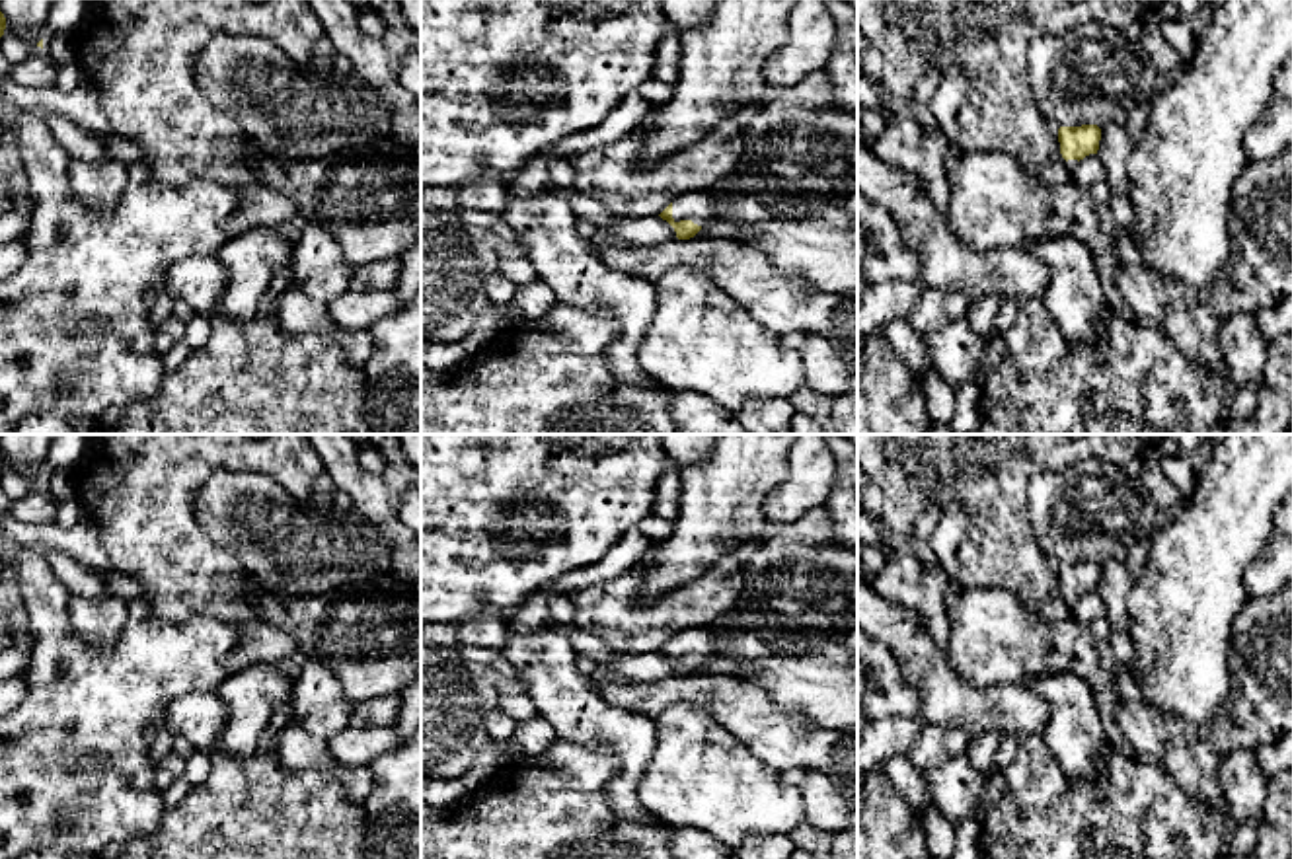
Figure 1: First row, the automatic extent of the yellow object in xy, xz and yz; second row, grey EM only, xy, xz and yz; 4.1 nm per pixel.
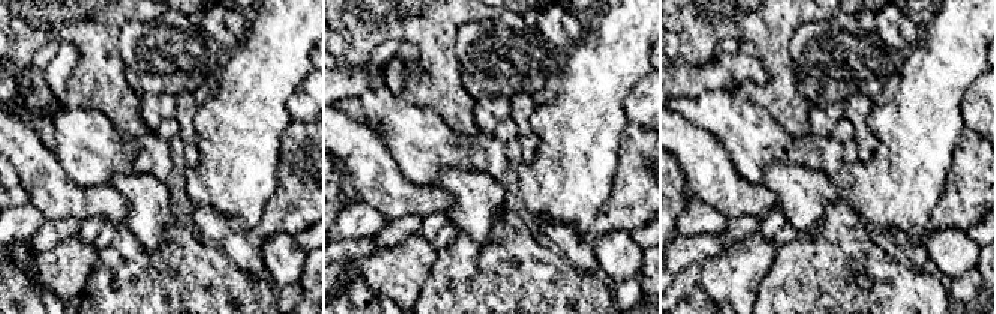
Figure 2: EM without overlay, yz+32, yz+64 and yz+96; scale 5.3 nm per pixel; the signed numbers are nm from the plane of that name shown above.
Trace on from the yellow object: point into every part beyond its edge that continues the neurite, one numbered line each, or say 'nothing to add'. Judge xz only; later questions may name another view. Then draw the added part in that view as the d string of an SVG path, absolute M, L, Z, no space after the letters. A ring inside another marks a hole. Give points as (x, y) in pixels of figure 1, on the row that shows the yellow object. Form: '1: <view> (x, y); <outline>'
1: xz (799, 156); M824 70L742 117L737 179L672 201L674 222L715 222L731 193L756 195L774 216L811 218L857 191L857 119L842 111Z

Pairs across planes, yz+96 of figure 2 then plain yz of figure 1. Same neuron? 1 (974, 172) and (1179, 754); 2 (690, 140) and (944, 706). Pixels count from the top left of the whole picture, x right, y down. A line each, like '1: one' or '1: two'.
1: one
2: one

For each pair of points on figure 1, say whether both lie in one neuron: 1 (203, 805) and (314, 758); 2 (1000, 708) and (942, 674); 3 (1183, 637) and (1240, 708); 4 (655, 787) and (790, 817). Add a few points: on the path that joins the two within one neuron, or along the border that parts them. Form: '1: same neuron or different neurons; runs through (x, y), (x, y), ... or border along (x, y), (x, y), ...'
1: different neurons; border along (277, 737), (289, 768), (336, 780)
2: same neuron; runs through (987, 708), (975, 708), (955, 688)
3: different neurons; border along (1232, 649), (1232, 690), (1201, 731)
4: same neuron; runs through (688, 787), (720, 787), (733, 797), (757, 803)

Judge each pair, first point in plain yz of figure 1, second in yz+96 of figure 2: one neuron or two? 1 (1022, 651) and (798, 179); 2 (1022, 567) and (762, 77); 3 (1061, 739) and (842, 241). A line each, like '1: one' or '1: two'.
1: two
2: two
3: two

